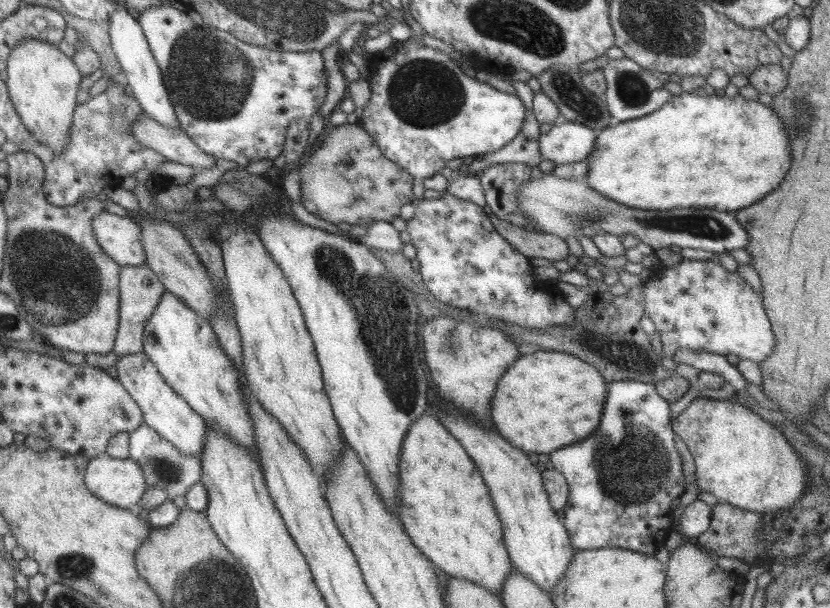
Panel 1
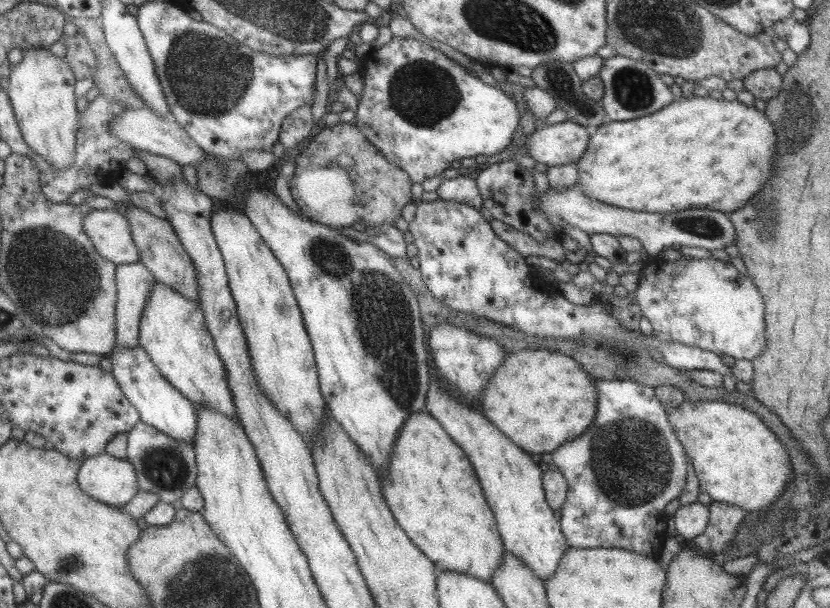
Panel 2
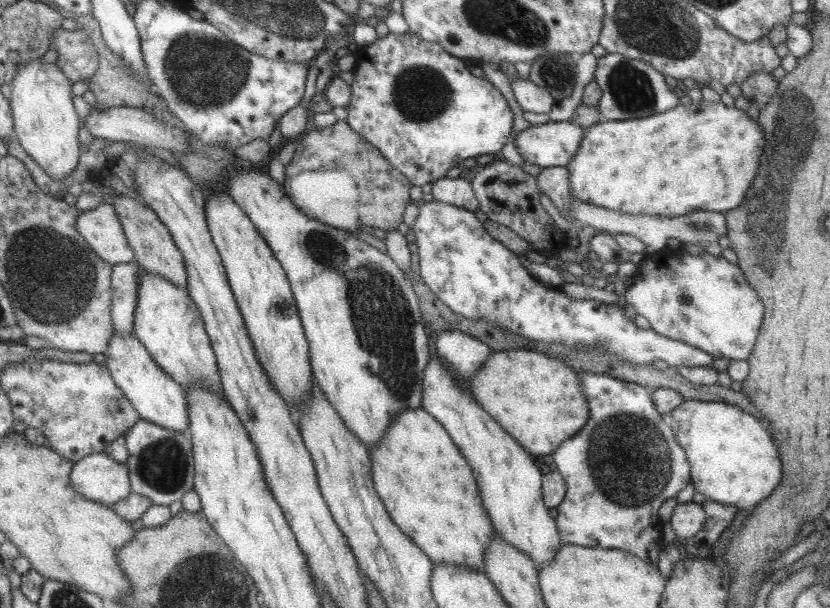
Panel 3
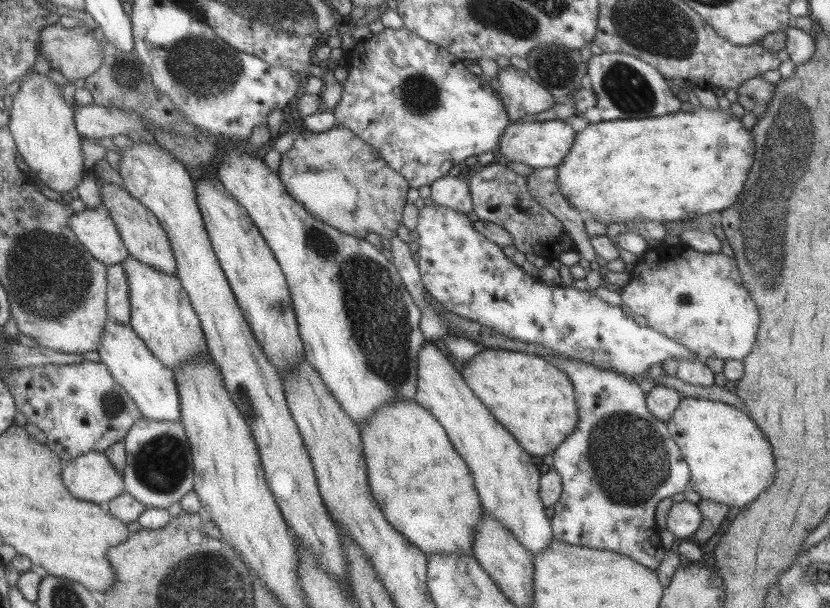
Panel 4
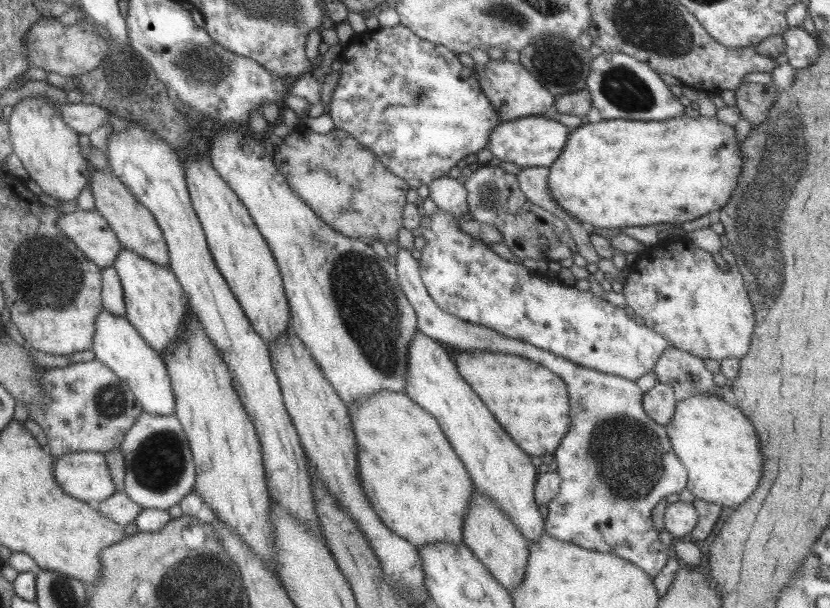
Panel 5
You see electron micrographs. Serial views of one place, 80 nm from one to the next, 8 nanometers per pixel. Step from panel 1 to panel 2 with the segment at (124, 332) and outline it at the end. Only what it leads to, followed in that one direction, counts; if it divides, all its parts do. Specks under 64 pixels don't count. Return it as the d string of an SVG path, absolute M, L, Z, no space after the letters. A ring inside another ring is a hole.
M139 261L118 264L115 272L115 346L135 348L139 346L138 329L141 312L149 292L155 286L155 278Z

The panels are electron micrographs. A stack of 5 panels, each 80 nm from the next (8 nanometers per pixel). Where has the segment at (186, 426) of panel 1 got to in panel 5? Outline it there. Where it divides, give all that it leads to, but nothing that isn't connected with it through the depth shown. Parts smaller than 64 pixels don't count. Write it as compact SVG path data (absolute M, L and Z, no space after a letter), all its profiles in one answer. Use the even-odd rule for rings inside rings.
M104 309L97 314L93 325L94 358L102 362L132 390L142 412L155 416L174 414L174 396L160 354L153 351L124 316L115 316Z

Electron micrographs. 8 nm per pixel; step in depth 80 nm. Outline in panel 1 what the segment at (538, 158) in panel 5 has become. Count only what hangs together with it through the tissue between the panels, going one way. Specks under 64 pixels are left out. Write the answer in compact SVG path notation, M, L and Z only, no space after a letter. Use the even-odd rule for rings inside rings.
M560 120L548 132L538 134L540 157L555 165L579 162L592 152L595 137L588 126Z

